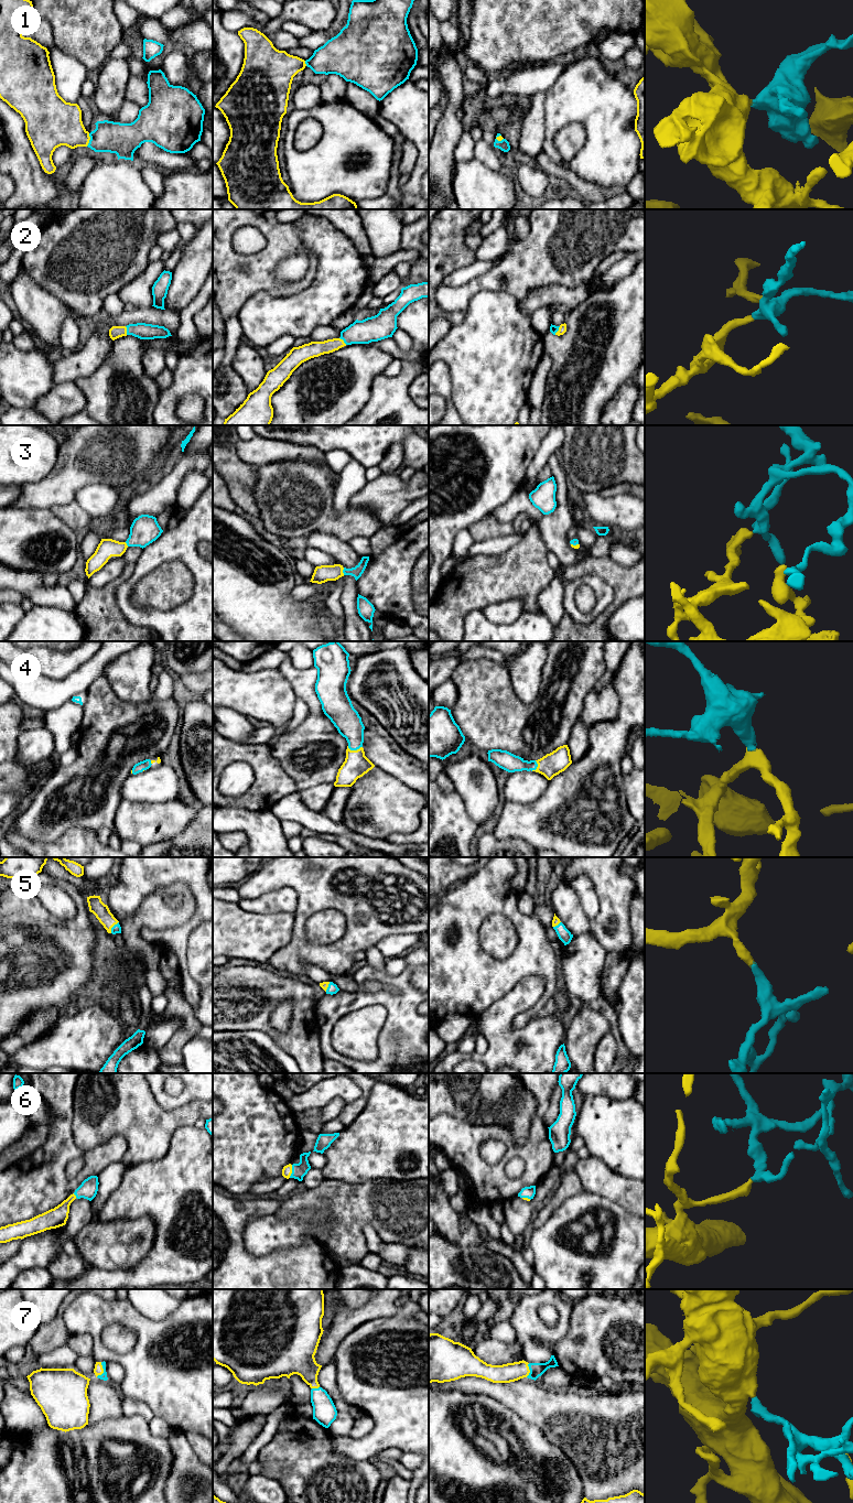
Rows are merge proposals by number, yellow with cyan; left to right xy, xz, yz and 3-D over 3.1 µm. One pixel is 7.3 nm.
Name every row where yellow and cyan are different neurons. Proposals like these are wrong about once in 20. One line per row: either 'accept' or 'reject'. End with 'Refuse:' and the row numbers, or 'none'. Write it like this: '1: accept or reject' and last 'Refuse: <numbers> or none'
1: accept
2: accept
3: accept
4: accept
5: accept
6: accept
7: accept
Refuse: none

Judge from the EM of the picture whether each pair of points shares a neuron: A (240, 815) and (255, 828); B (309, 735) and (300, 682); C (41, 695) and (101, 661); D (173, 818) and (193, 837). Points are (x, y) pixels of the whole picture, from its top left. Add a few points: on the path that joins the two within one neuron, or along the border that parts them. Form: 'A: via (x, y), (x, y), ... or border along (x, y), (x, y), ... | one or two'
A: via (244, 819), (251, 824) | one
B: via (314, 722), (314, 705), (309, 695) | one
C: via (56, 692), (66, 689), (86, 673) | one
D: border along (197, 811), (196, 815), (180, 832), (161, 841) | two

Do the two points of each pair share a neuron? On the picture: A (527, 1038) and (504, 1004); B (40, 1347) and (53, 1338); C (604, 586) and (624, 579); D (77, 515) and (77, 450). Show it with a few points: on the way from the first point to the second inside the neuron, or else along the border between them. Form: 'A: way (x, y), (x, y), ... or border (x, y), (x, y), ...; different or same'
A: way (516, 1037), (504, 1025), (504, 1015); same
B: way (43, 1343), (50, 1338); same
C: border (584, 574), (597, 574), (613, 590), (605, 609); different
D: border (74, 500), (67, 504), (54, 505), (50, 508); different

